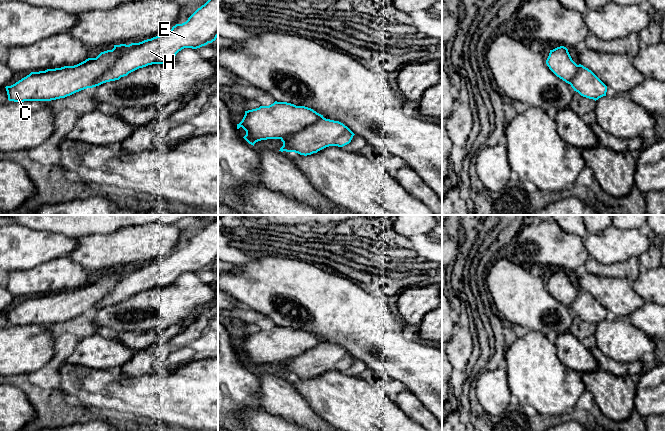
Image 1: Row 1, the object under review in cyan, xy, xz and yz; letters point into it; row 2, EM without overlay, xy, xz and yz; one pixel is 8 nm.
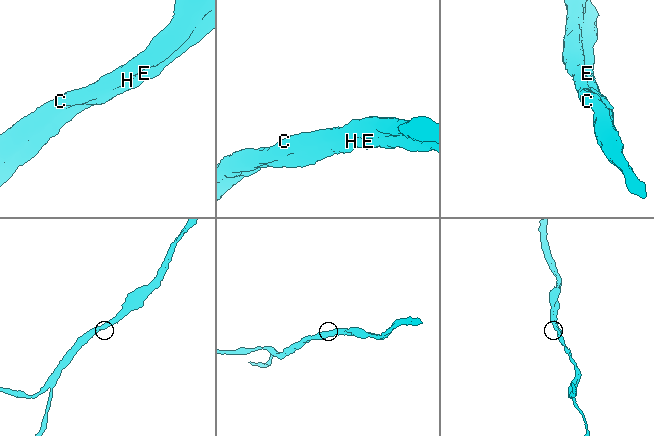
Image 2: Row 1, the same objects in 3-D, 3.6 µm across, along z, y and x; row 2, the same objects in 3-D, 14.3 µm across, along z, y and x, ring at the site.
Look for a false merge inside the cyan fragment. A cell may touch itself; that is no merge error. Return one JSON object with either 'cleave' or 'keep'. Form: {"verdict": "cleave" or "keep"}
{"verdict": "keep"}

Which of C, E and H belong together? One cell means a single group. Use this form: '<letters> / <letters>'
C E H

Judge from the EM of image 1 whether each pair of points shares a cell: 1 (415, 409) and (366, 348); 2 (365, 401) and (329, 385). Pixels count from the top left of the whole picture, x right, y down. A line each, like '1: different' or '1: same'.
1: different
2: same

